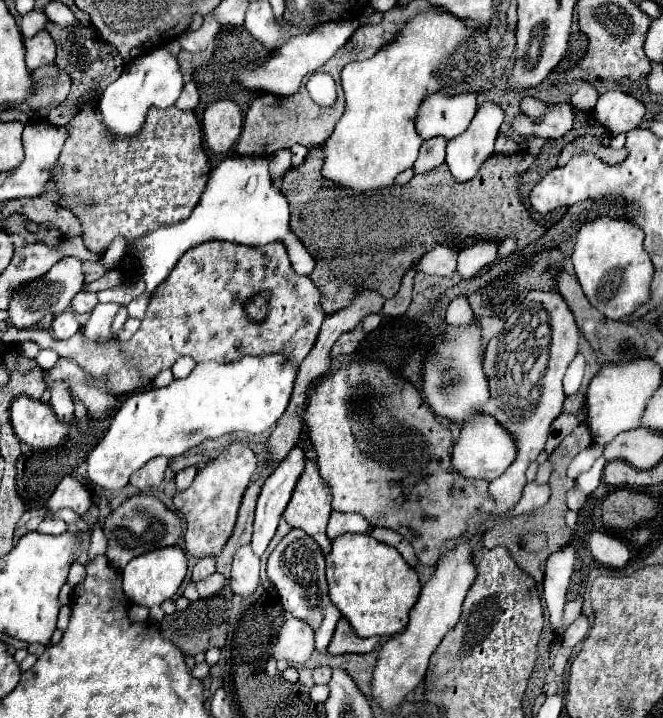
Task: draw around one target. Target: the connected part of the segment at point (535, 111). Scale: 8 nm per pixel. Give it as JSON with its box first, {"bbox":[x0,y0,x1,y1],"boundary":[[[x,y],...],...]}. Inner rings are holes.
{"bbox":[521,98,545,120],"boundary":[[[523,98],[523,100],[521,100],[521,112],[529,114],[529,116],[535,118],[535,120],[539,120],[539,116],[541,116],[543,110],[545,110],[545,106],[543,106],[541,100],[537,100],[537,98]]]}

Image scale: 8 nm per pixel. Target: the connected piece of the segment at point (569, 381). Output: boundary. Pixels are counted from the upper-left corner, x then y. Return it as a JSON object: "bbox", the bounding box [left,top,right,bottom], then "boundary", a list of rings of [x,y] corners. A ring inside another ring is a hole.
{"bbox":[563,354,585,396],"boundary":[[[577,354],[565,374],[565,380],[563,380],[563,388],[565,388],[567,396],[571,396],[579,390],[581,380],[583,380],[583,372],[585,372],[585,358],[583,358],[583,354]]]}

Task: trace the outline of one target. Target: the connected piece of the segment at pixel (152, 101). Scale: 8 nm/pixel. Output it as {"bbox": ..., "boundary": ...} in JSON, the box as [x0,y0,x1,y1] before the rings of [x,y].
{"bbox":[99,46,183,136],"boundary":[[[159,46],[155,50],[149,50],[147,54],[139,56],[137,60],[129,62],[125,72],[105,88],[99,108],[103,114],[103,122],[109,132],[115,136],[135,136],[141,130],[141,124],[145,122],[145,114],[151,106],[169,108],[175,104],[183,88],[183,74],[177,62],[177,56],[169,50],[169,46]]]}

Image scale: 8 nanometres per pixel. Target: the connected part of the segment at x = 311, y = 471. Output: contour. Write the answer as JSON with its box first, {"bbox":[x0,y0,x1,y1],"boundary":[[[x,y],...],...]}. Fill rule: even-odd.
{"bbox":[283,460,331,554],"boundary":[[[305,460],[305,472],[297,480],[297,488],[283,512],[285,520],[309,534],[327,554],[331,540],[325,534],[327,518],[331,514],[331,492],[313,460]]]}

